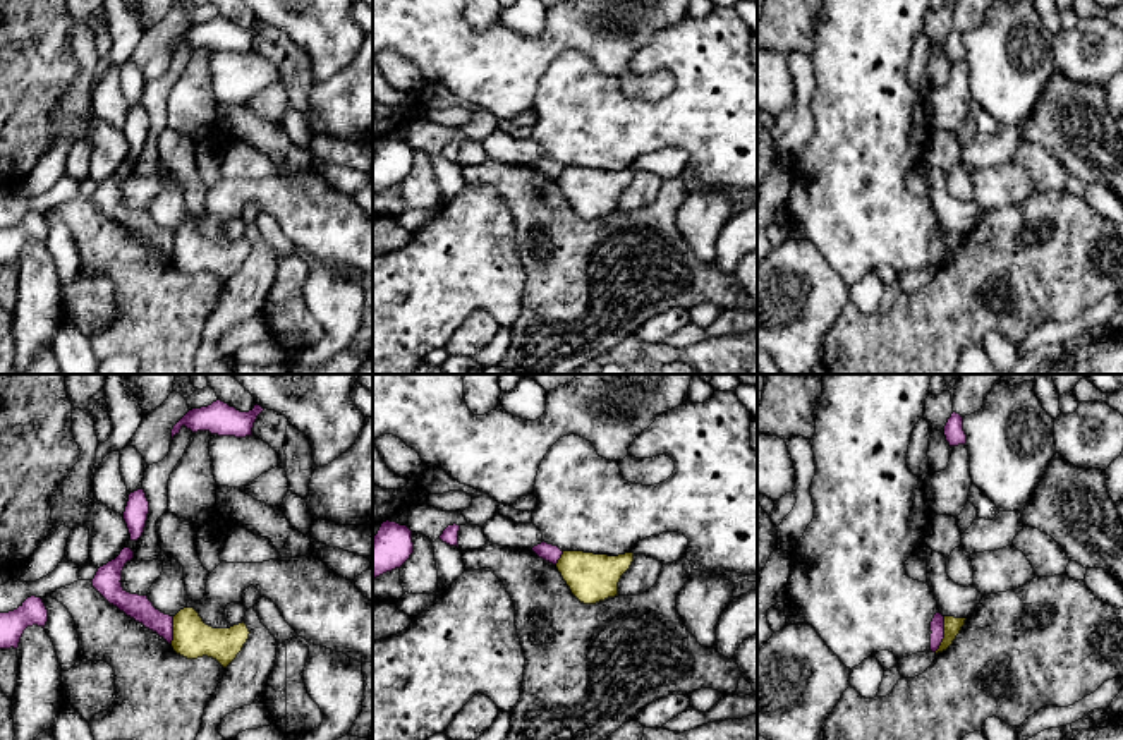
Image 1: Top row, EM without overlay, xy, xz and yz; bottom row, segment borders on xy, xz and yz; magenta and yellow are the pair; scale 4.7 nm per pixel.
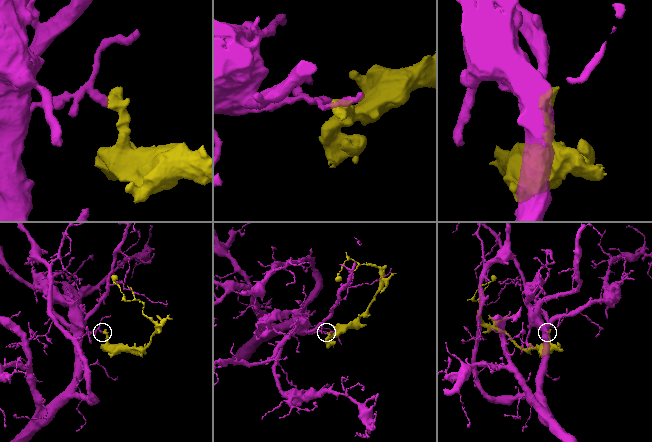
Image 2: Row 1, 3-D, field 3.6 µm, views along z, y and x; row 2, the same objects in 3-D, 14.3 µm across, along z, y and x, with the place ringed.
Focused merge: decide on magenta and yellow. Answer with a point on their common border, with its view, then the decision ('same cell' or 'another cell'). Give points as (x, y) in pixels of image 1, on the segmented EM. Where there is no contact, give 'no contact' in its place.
contact yz (943, 634); another cell

